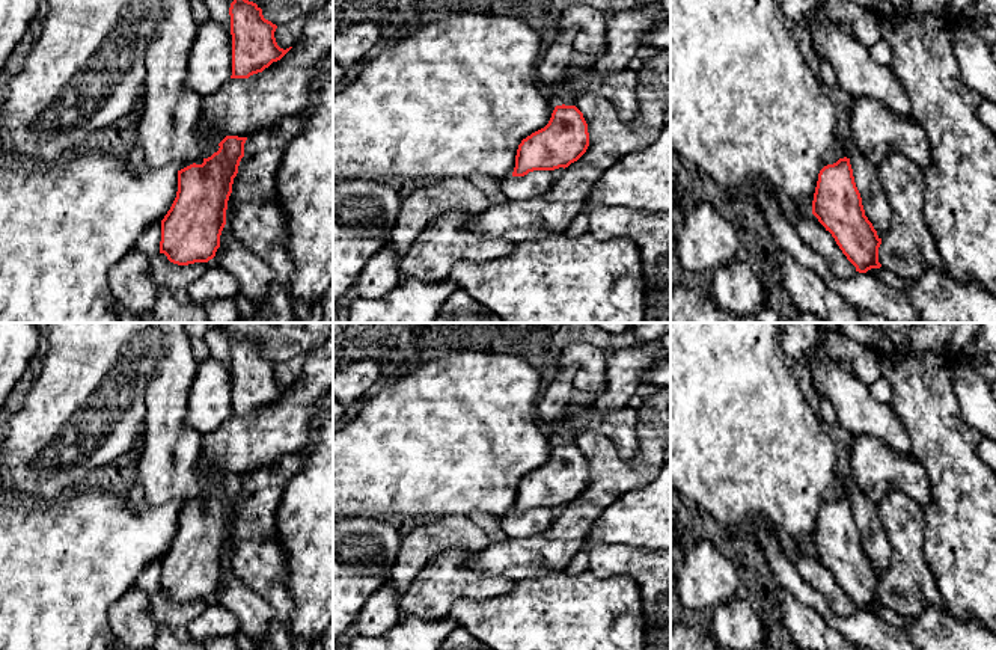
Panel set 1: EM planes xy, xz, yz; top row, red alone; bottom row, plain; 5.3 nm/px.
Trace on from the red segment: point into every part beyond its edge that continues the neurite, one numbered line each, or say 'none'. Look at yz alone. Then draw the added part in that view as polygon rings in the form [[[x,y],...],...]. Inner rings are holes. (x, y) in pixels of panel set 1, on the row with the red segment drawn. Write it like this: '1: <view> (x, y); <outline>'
none

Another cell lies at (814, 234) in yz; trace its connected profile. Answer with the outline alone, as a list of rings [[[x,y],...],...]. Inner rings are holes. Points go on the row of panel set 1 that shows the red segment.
[[[799,211],[794,226],[803,241],[826,262],[838,279],[847,279],[856,273],[856,267],[847,259],[832,234],[812,213]]]

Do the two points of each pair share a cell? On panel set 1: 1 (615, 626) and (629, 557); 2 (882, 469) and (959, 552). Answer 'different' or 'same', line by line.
1: different
2: different

